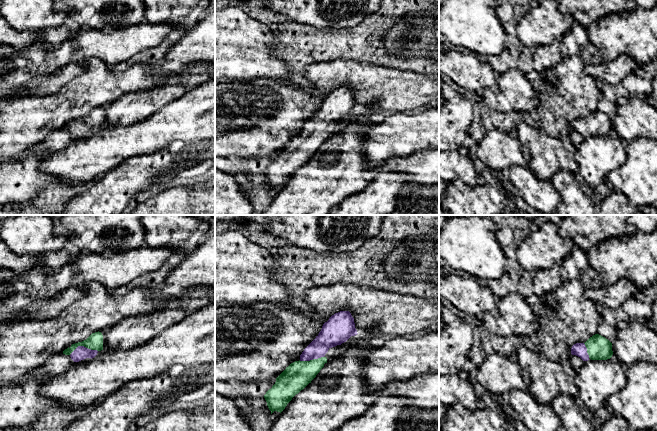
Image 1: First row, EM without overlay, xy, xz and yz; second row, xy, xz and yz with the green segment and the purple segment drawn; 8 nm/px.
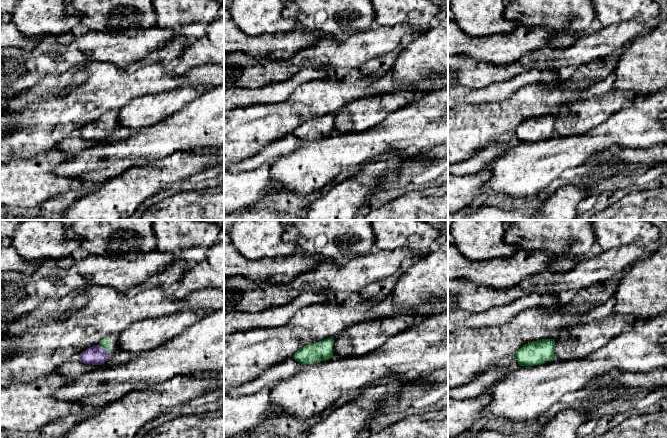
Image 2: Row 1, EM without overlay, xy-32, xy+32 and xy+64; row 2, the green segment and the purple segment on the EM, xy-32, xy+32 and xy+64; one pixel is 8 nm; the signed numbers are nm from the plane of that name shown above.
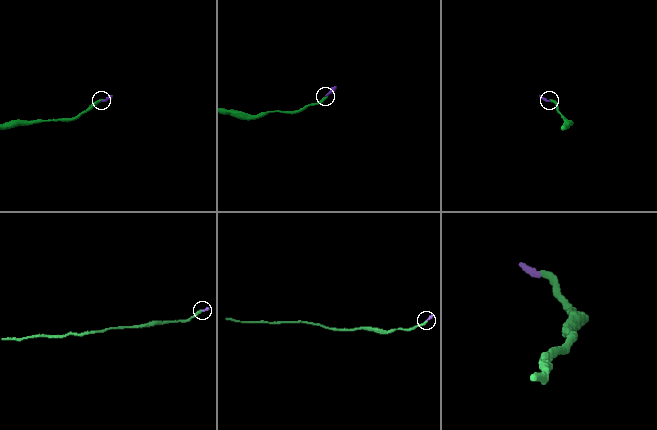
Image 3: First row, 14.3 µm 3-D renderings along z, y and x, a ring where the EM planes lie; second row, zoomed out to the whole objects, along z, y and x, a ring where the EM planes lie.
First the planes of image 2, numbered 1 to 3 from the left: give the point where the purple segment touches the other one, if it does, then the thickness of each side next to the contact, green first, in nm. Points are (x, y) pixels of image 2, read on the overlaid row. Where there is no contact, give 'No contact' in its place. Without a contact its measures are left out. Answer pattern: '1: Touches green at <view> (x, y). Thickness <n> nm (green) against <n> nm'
1: Touches green at xy-32 (106, 350). Thickness 80 nm (green) against 160 nm
2: Touches green at xy+32 (311, 362). Thickness 160 nm (green) against 20 nm
3: No contact

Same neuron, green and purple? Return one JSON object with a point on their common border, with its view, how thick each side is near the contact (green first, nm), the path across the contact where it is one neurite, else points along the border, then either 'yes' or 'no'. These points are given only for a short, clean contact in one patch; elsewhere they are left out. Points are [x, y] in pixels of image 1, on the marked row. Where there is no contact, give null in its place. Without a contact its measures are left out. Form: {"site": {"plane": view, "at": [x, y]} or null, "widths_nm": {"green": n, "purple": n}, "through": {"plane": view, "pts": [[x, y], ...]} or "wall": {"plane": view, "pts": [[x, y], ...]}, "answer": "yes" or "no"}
{"site": {"plane": "xy", "at": [83, 345]}, "widths_nm": {"green": 130, "purple": 110}, "through": {"plane": "xy", "pts": [[95, 341], [91, 345], [83, 345], [80, 353]]}, "answer": "yes"}

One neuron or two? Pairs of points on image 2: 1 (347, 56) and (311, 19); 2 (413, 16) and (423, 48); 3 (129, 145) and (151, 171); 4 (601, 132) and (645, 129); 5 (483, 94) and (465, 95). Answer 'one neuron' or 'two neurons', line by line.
1: two neurons
2: two neurons
3: two neurons
4: one neuron
5: one neuron

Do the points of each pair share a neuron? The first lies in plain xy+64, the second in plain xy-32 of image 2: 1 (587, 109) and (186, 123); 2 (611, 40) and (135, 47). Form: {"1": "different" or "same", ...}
{"1": "different", "2": "same"}

